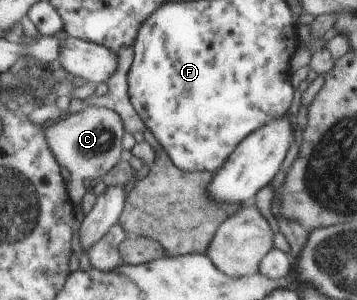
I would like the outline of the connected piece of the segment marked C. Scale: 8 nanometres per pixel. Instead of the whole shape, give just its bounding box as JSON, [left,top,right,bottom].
[45,106,126,182]

